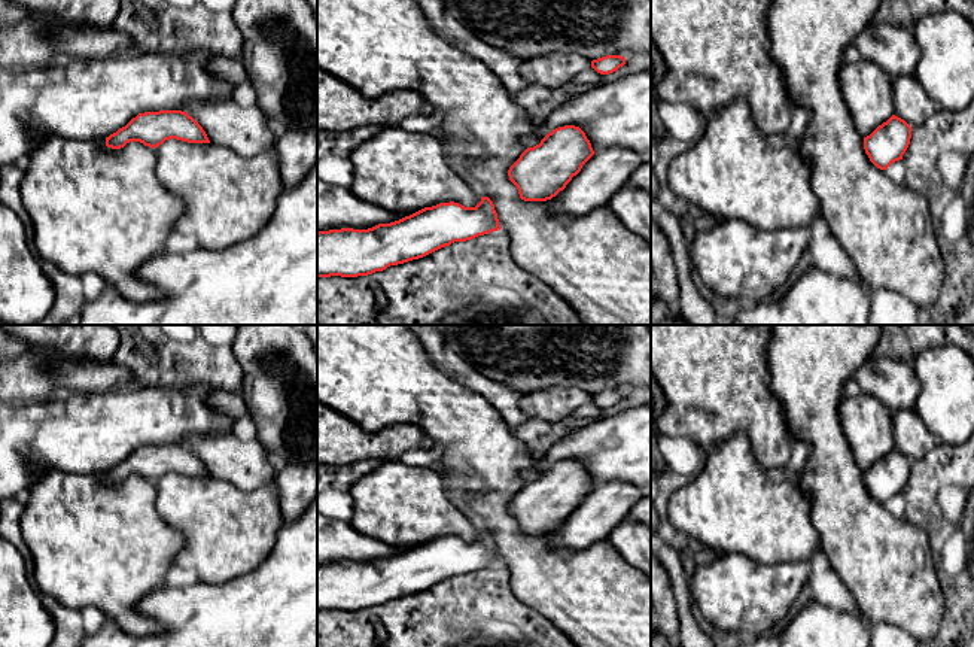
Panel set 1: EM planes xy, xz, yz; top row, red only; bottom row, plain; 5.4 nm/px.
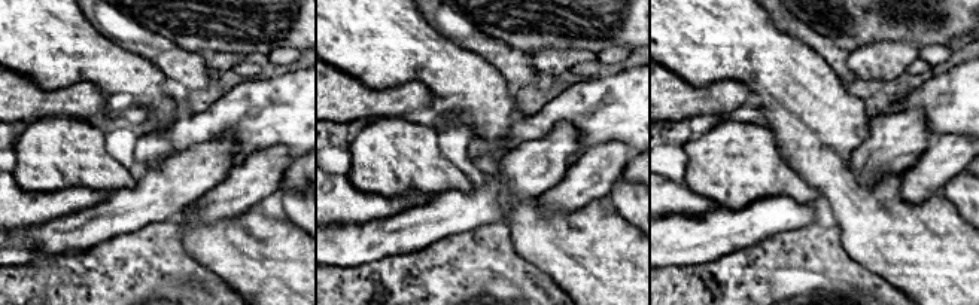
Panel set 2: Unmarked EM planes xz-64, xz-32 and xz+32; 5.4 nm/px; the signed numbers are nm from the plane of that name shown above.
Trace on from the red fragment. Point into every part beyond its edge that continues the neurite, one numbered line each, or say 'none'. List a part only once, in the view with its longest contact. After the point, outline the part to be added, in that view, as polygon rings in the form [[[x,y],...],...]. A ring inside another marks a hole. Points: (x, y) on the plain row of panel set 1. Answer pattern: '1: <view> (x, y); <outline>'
1: xz (337, 541); [[[317,513],[317,566],[341,562],[368,564],[402,552],[399,547],[359,534],[350,523]]]

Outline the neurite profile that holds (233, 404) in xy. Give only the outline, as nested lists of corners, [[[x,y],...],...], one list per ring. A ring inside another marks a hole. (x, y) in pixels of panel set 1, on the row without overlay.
[[[192,388],[185,389],[185,391],[188,391],[189,394],[200,395],[213,408],[225,413],[234,422],[249,417],[249,410],[246,407],[246,403],[241,394],[234,394],[229,389],[213,389],[213,388],[204,392],[197,392]]]

